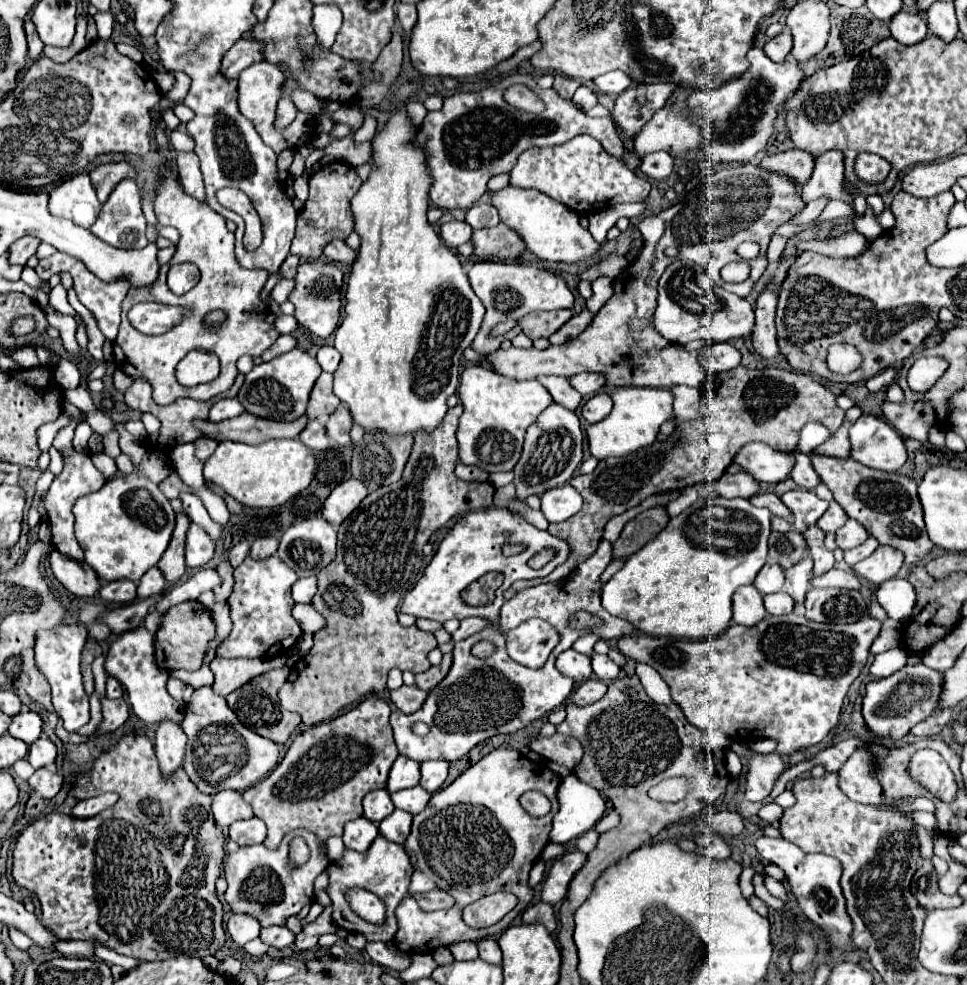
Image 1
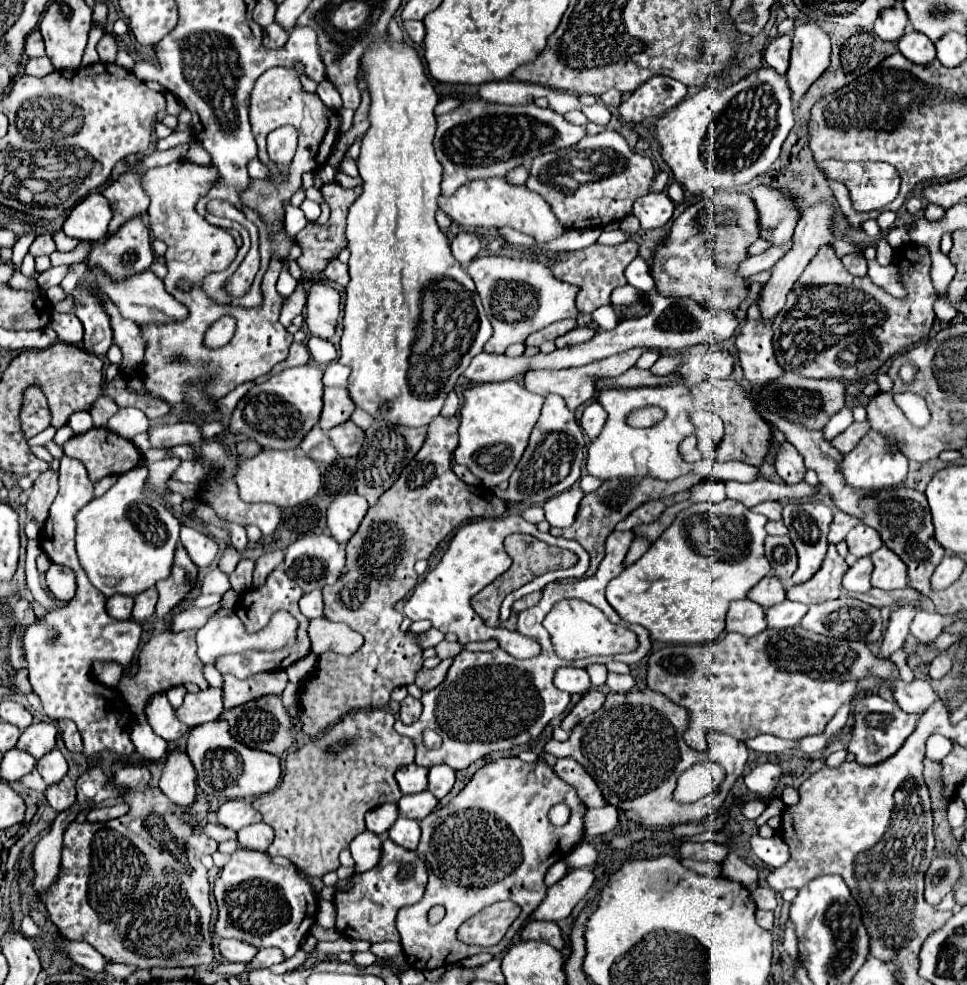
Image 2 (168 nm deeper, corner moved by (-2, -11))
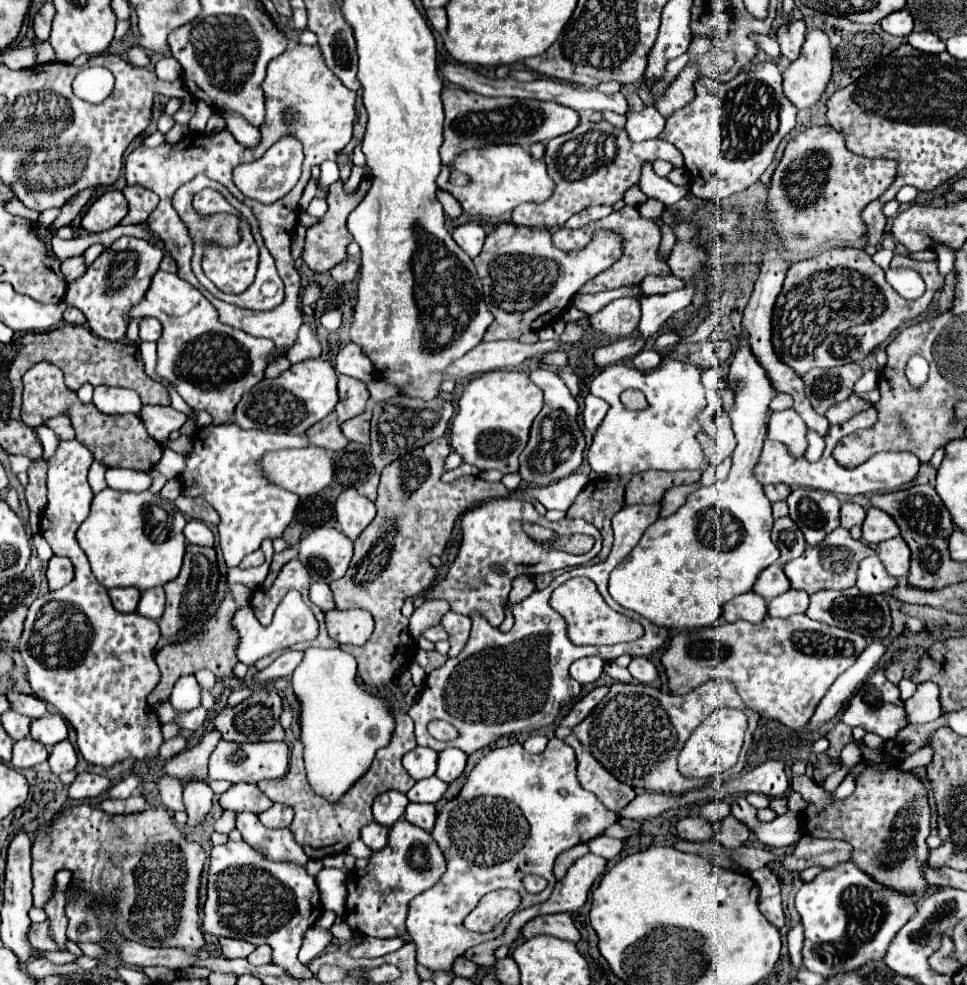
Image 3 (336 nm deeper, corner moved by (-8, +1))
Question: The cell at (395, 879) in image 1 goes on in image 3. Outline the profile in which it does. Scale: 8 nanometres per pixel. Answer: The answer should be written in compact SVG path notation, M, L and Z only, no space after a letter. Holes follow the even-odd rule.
M406 820L396 822L390 828L390 838L386 848L374 852L368 860L368 866L360 872L358 878L348 876L348 898L346 898L346 922L360 936L376 936L376 938L406 938L406 912L408 902L432 888L440 876L444 874L446 864L444 856L430 836Z

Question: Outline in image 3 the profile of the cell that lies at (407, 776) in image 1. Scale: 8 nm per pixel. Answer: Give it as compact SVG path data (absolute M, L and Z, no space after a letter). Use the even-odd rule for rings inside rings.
M416 746L414 750L410 750L402 758L402 764L404 764L406 772L414 780L430 778L436 772L436 762L438 762L438 754L434 750L430 750L430 748L420 748L420 746Z

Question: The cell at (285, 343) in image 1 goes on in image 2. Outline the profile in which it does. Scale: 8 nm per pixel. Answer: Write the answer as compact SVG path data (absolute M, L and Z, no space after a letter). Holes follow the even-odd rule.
M292 342L288 358L286 358L284 362L280 362L278 366L274 366L274 370L272 370L270 374L274 376L274 374L280 374L280 372L286 370L286 368L292 368L292 366L304 366L308 360L310 360L310 352L306 350L306 346L300 344L300 342Z

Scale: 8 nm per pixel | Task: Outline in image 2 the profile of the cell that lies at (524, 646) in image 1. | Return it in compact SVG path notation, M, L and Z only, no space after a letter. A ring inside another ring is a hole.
M510 514L510 516L500 516L500 518L486 518L486 520L474 520L474 522L466 522L458 528L458 532L454 534L454 538L450 540L448 550L444 552L442 560L438 562L438 566L426 574L424 582L420 582L414 590L414 594L410 596L410 600L404 604L404 614L410 620L430 620L434 628L438 628L440 632L448 634L454 632L460 640L460 644L468 644L468 642L476 642L476 640L486 640L486 638L496 638L500 642L500 648L504 648L508 654L516 656L516 658L530 658L534 654L538 654L540 646L538 642L534 642L532 638L522 638L520 634L514 634L502 626L496 628L488 628L482 618L478 618L478 614L472 610L470 606L470 598L480 592L484 586L488 586L490 582L494 582L500 574L504 574L510 564L512 558L506 554L504 550L504 538L514 534L514 532L526 532L526 534L534 534L536 538L544 540L548 545L556 546L562 549L572 550L578 554L578 564L568 568L568 570L556 570L556 572L546 572L540 578L534 578L532 582L524 584L522 588L510 592L504 602L502 602L502 610L500 610L500 622L506 622L510 616L510 608L512 604L530 594L530 592L538 592L542 590L548 582L554 580L568 580L568 578L582 578L590 566L590 556L588 552L576 542L576 540L566 540L566 538L554 538L548 532L540 532L534 524L526 522L520 514Z

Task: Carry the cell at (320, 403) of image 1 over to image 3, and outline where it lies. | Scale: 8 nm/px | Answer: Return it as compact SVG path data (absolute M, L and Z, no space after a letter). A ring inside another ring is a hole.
M338 376L338 394L340 400L334 408L338 422L346 422L348 418L354 418L364 412L368 400L368 390L364 382L348 376Z

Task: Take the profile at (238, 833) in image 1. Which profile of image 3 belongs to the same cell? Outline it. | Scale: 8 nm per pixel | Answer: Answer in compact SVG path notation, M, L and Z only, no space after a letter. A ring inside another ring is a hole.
M274 804L270 810L258 814L260 822L262 822L266 828L274 828L274 830L286 828L286 826L292 822L292 816L294 816L294 812L292 812L292 808L286 806L286 804Z

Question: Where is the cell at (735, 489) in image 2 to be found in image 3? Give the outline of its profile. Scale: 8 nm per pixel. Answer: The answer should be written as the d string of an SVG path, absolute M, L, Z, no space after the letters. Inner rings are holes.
M864 410L856 416L852 416L848 422L844 422L842 426L832 426L830 432L826 434L826 450L824 456L818 462L806 462L806 458L792 458L786 450L784 444L780 442L772 442L772 440L764 440L764 448L762 454L758 458L758 464L754 468L754 478L764 486L764 484L788 484L788 486L806 486L806 488L816 488L816 490L824 490L824 492L840 492L840 494L868 494L868 492L892 492L894 488L914 480L920 460L912 454L912 452L884 452L882 456L872 456L868 462L864 462L862 466L856 466L852 470L844 470L844 466L840 466L834 458L832 458L832 450L836 448L836 442L856 430L862 428L872 428L876 424L878 416L876 410Z

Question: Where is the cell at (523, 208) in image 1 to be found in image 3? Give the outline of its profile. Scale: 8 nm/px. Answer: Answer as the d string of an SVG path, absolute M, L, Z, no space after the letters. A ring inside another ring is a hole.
M486 146L482 150L466 150L456 158L454 168L470 178L466 186L456 186L448 180L448 166L442 166L436 182L442 190L450 192L470 216L502 216L512 212L516 204L542 204L554 192L554 182L546 174L544 162L530 158L530 154L520 146Z

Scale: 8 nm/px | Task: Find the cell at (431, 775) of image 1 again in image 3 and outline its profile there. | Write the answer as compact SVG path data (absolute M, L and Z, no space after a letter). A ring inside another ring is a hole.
M446 748L444 752L440 752L436 776L442 782L450 784L452 780L456 780L464 772L464 766L466 766L466 754L458 748Z

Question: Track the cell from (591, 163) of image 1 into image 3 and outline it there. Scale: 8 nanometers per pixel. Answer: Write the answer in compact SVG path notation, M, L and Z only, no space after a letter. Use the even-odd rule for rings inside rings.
M606 120L596 124L580 122L572 132L546 142L544 162L550 178L554 180L554 194L544 204L520 204L512 212L510 222L530 228L556 228L588 206L614 206L624 198L628 188L638 184L644 162L654 162L656 158L668 160L676 168L684 166L682 154L664 140L632 142L622 128L616 128Z

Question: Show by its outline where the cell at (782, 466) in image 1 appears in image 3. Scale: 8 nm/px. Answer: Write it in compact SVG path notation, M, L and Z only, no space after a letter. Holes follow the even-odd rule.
M664 356L664 362L652 370L652 372L640 372L626 364L612 364L606 366L590 384L590 392L594 396L600 396L610 404L610 410L604 418L604 422L594 432L592 446L588 448L586 460L590 468L598 474L608 476L632 476L646 470L664 470L664 472L676 472L676 470L706 470L710 466L708 456L704 454L704 448L696 440L698 432L698 412L704 406L704 384L700 382L700 370L688 362L678 362L668 356ZM626 388L640 388L648 400L648 408L644 410L628 410L620 402L620 394Z

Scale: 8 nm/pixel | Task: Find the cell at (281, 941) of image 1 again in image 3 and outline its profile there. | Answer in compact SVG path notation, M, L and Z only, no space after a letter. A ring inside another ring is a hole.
M258 946L250 956L248 956L248 962L260 966L260 964L268 964L272 958L272 948L270 946Z

